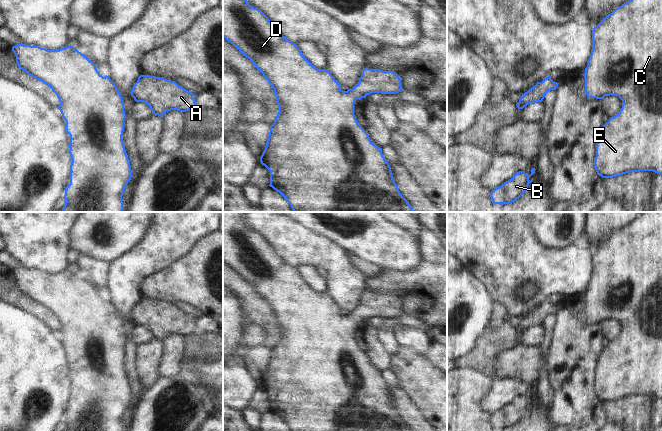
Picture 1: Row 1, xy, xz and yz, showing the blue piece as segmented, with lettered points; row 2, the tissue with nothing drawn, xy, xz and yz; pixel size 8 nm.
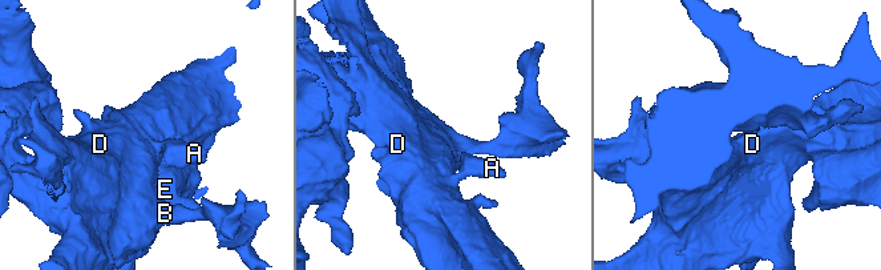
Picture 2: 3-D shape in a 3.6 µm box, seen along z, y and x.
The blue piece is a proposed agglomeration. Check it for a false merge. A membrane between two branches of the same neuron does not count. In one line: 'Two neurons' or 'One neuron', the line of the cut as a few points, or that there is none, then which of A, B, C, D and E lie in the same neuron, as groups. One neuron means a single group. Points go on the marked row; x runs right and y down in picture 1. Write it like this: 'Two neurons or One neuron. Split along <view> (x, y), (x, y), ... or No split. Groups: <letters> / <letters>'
One neuron. No split. Groups: A B C D E

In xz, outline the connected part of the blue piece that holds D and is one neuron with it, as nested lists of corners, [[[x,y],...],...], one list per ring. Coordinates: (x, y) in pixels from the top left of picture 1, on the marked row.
[[[223,0],[223,38],[248,58],[274,89],[279,112],[270,125],[260,162],[270,171],[269,186],[284,197],[293,212],[414,212],[400,193],[382,148],[371,142],[354,115],[356,99],[372,93],[402,92],[402,78],[394,71],[364,68],[359,83],[343,91],[329,71],[314,67],[296,44],[286,39],[269,18],[247,0]]]

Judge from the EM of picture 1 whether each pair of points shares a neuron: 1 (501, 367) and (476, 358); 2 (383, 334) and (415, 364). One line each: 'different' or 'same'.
1: different
2: different

